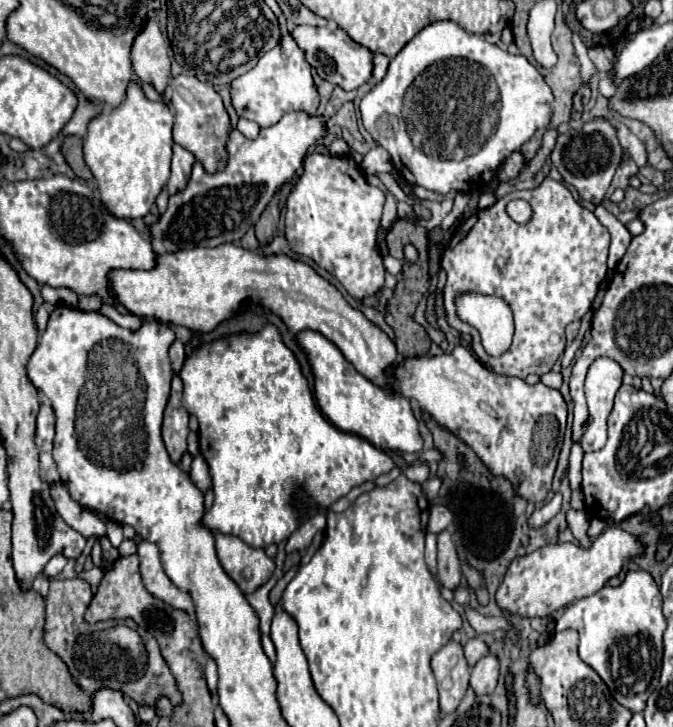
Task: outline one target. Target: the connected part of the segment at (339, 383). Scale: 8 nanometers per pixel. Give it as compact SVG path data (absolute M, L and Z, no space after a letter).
M300 331L296 335L298 345L308 355L312 373L314 373L314 397L320 411L346 433L360 435L372 445L384 451L402 451L418 453L422 449L422 437L418 433L418 421L412 415L410 403L404 395L388 393L386 389L376 387L372 381L364 379L350 361L340 353L340 349L328 341L322 333Z

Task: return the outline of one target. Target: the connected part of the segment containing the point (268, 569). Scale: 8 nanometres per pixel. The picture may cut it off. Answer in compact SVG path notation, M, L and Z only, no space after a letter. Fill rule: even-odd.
M216 533L216 553L224 571L236 581L242 593L252 593L274 571L274 559L270 559L264 549L248 547L242 539Z

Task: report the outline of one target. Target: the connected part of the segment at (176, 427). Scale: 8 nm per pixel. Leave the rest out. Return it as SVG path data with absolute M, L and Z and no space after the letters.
M174 375L172 379L172 395L164 411L162 437L170 459L178 463L186 451L186 437L188 437L188 411L182 405L182 381L178 375Z

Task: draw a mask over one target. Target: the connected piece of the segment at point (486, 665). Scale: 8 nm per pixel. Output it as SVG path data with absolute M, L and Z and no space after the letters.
M488 653L488 657L482 657L470 675L470 687L476 691L476 695L492 693L496 687L500 675L500 659L496 653Z

